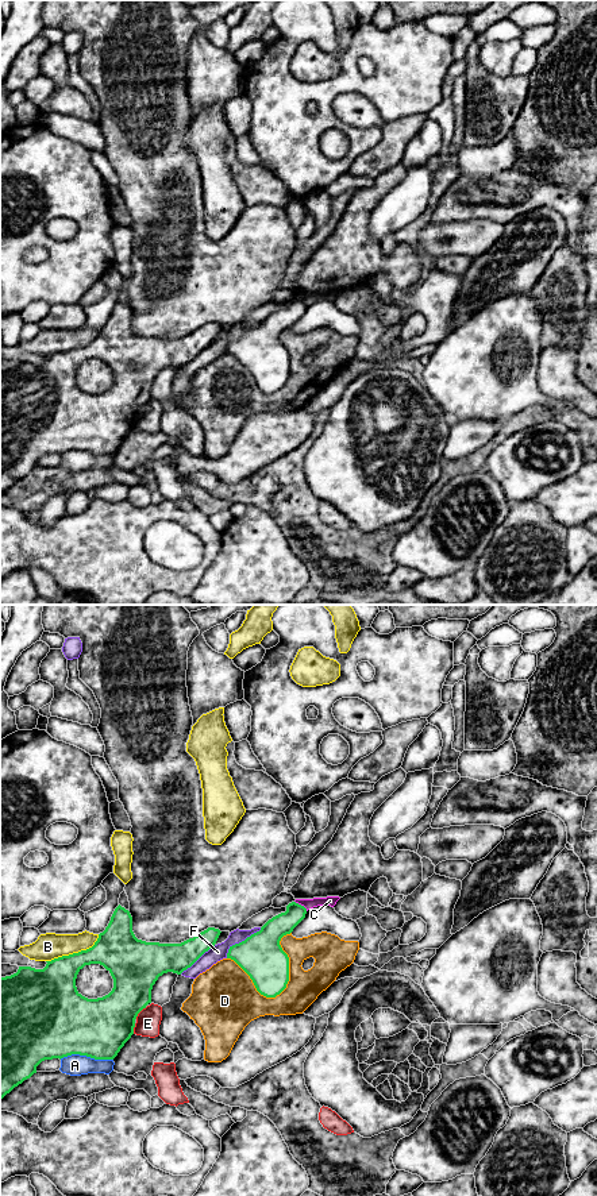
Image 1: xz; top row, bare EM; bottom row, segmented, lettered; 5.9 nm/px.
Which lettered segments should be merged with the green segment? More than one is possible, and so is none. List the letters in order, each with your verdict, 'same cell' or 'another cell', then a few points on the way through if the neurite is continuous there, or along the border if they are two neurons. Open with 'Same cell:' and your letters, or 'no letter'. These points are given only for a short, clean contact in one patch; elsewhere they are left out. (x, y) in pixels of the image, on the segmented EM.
Same cell: no letter
A: another cell
B: another cell
C: another cell | along xz (295, 901), (307, 910)
D: another cell
E: another cell
F: another cell

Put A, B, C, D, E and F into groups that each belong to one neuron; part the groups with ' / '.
A / B / C / D / E / F

